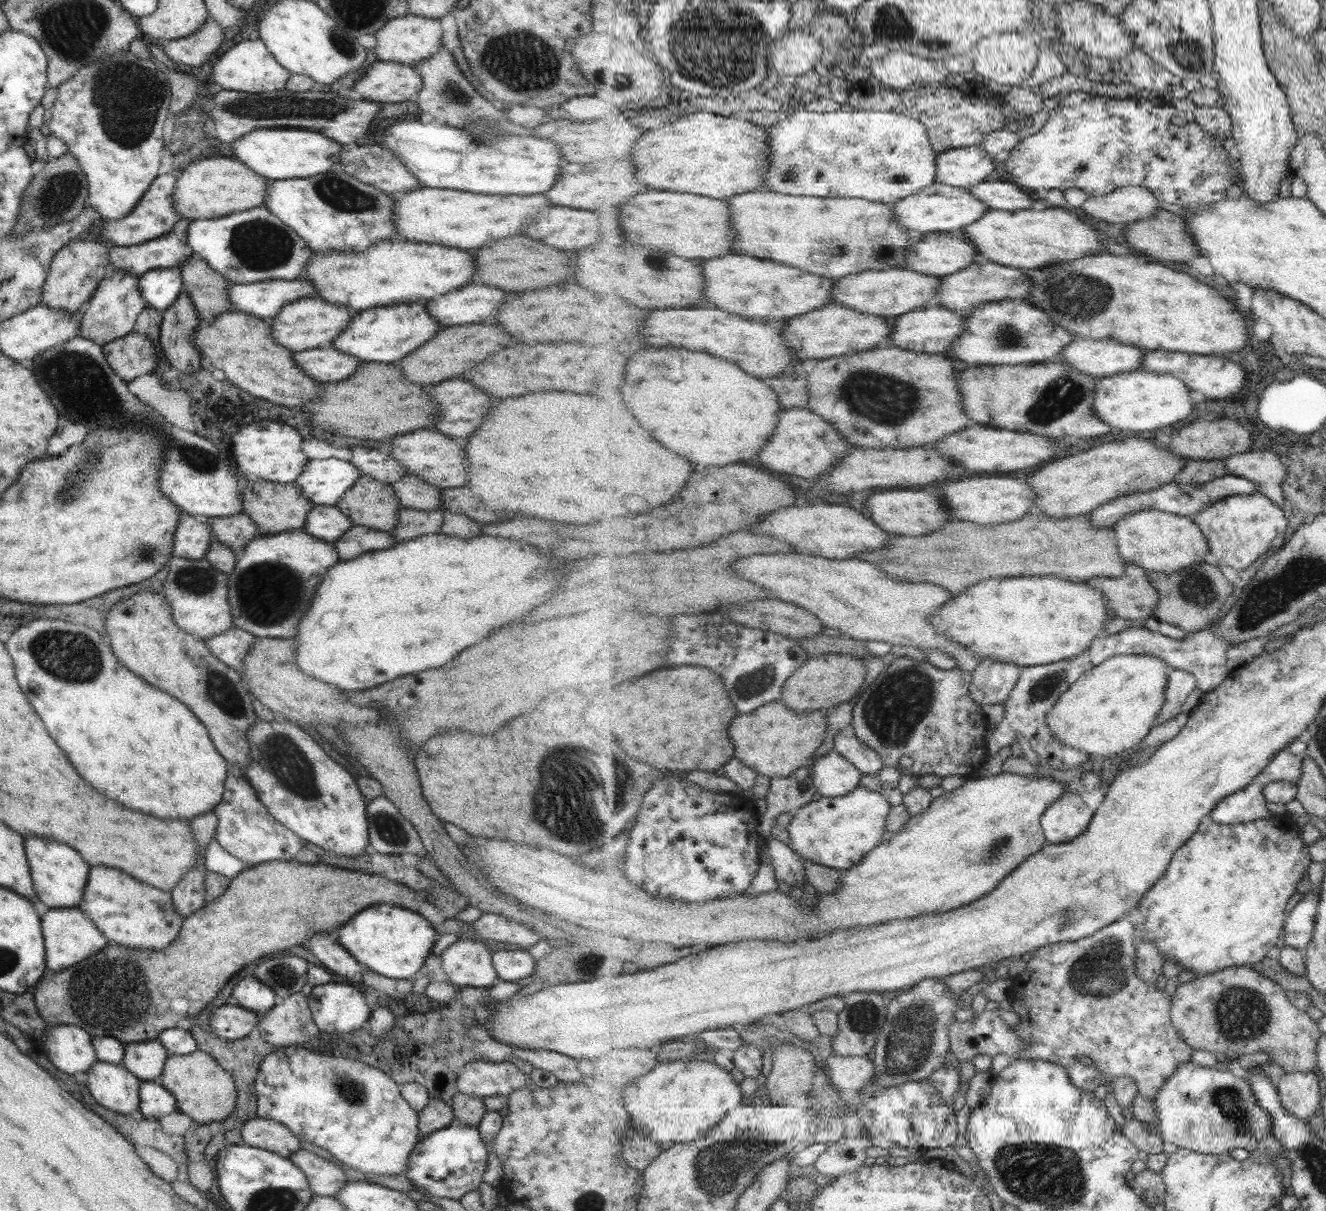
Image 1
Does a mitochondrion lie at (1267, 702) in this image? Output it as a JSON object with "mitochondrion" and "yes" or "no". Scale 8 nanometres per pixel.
{"mitochondrion":"no"}

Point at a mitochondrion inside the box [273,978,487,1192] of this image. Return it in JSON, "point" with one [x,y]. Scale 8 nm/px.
{"point":[348,1085]}

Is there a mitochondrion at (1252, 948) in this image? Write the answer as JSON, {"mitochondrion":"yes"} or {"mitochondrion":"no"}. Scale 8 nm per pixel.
{"mitochondrion":"no"}

